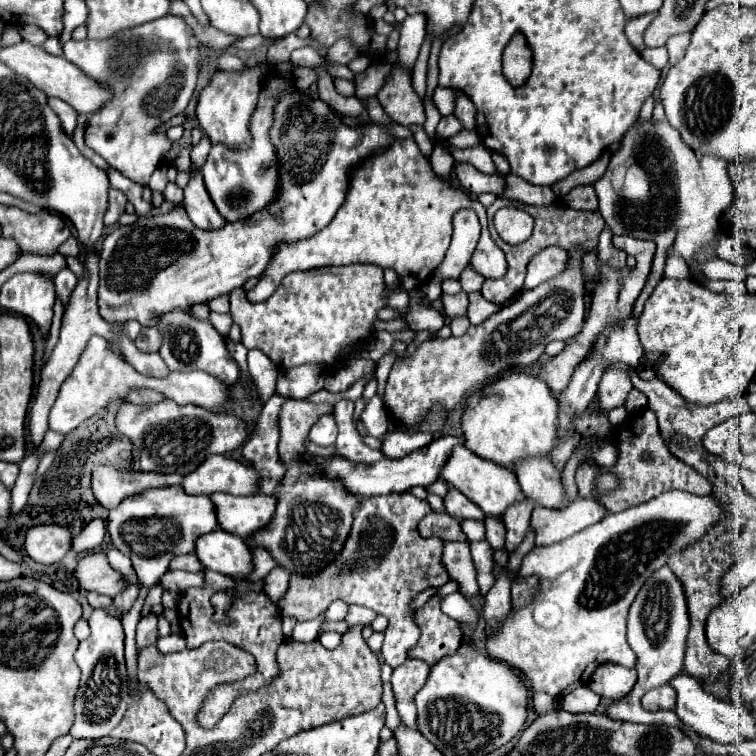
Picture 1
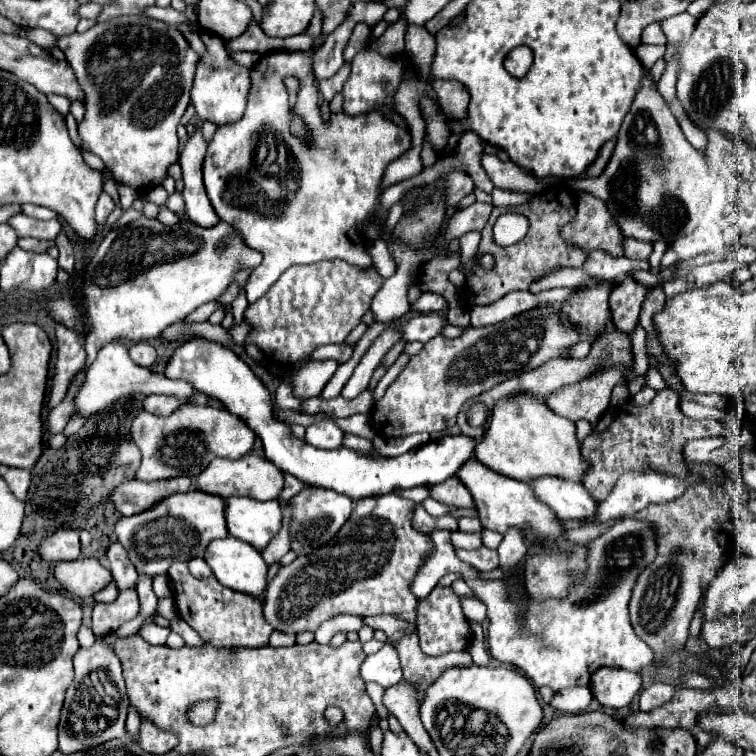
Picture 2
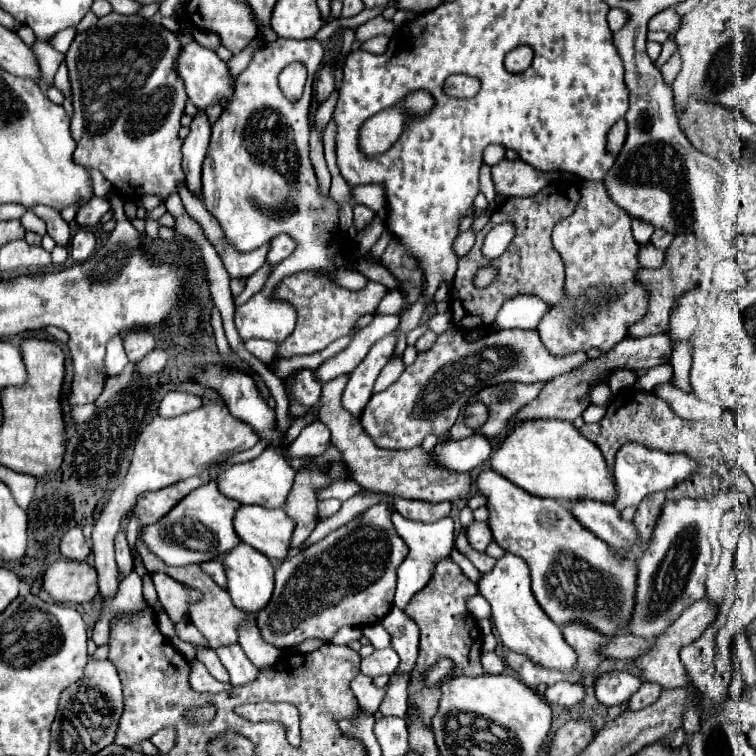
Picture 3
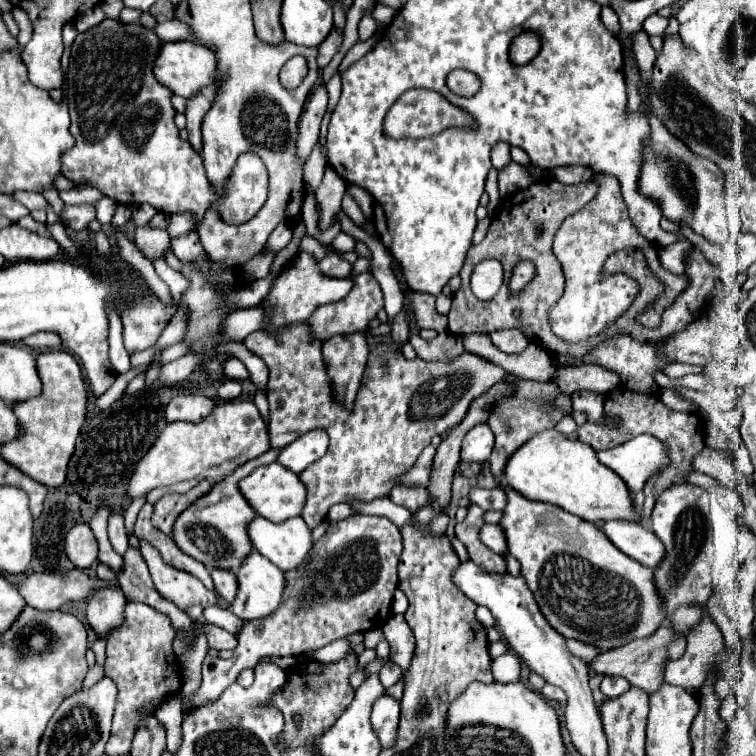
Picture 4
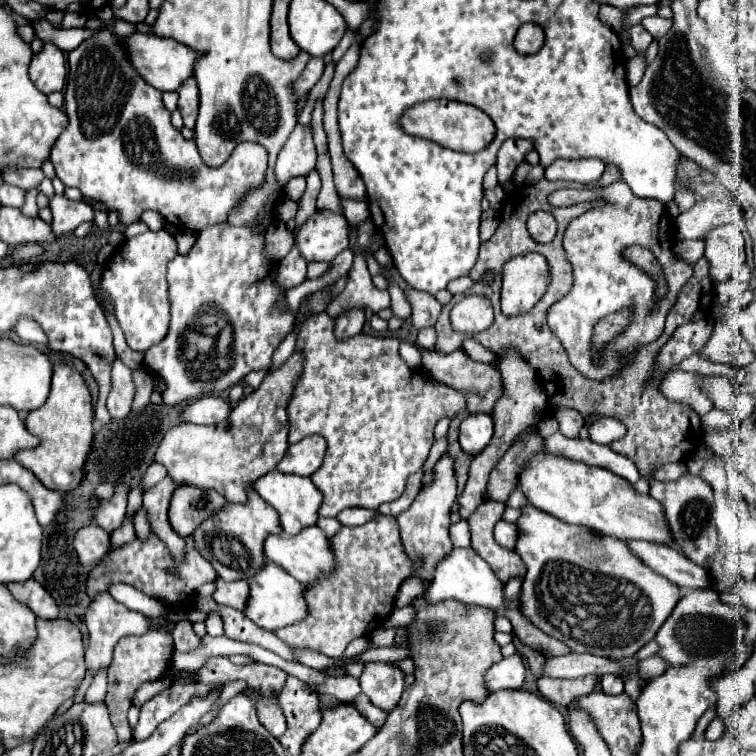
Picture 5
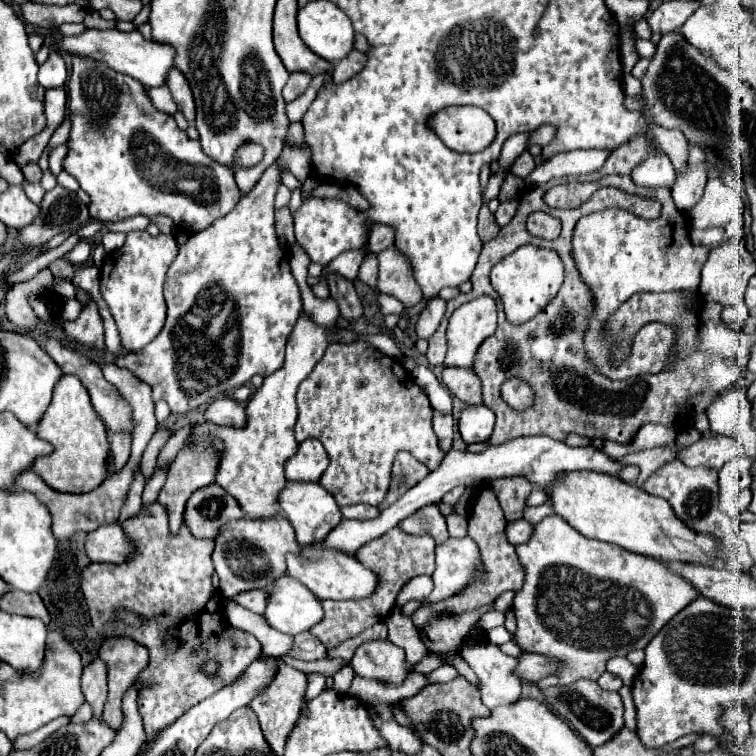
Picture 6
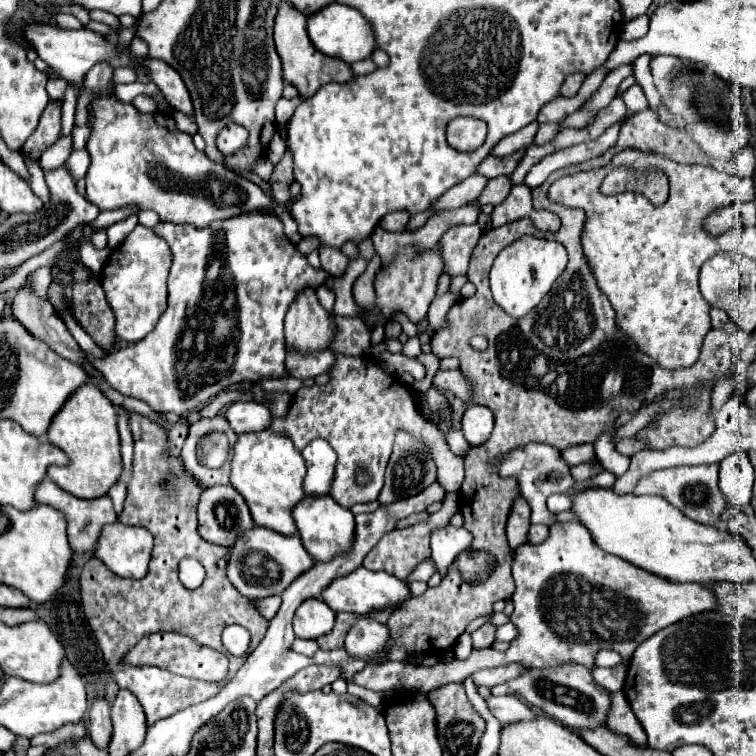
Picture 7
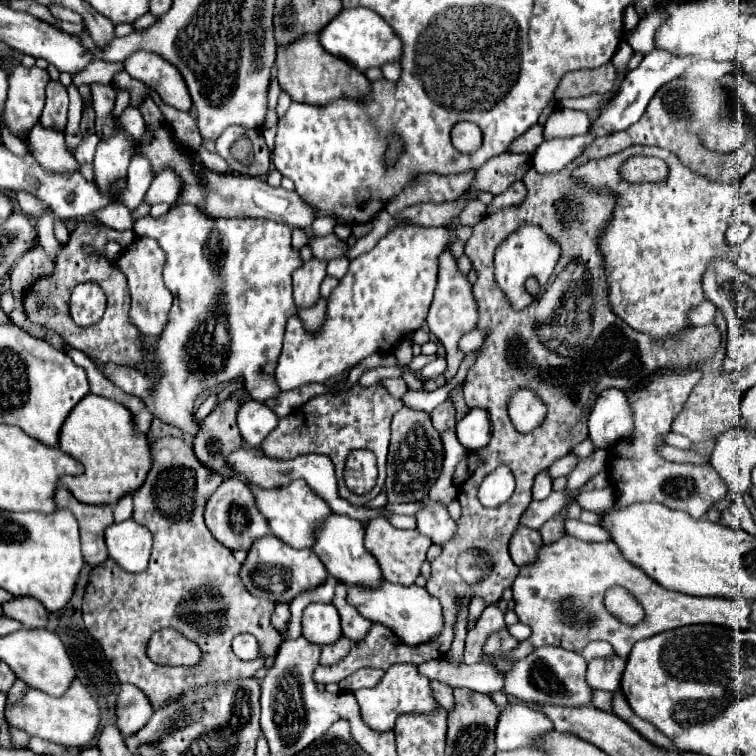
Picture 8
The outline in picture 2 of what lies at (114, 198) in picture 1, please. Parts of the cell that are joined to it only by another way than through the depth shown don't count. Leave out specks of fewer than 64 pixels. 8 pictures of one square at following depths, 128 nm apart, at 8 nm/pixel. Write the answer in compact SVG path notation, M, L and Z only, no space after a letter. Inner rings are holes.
M102 192L96 204L96 224L104 224L112 210L114 210L114 200L106 192Z

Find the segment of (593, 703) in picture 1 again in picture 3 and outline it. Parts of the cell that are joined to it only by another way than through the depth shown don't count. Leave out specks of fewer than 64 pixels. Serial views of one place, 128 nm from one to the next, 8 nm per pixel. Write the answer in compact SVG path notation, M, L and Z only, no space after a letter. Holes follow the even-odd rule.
M556 682L554 686L548 686L546 690L546 700L550 704L560 704L560 706L574 706L585 696L585 689L580 684L569 682Z

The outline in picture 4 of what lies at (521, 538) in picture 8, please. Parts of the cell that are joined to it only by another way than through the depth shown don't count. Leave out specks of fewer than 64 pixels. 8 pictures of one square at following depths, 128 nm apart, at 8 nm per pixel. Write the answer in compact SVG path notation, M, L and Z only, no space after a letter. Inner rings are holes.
M440 332L434 340L426 342L422 340L418 334L410 338L410 344L414 346L416 354L426 360L426 362L450 362L454 358L458 358L460 354L464 354L464 346L462 346L462 338L460 336L452 336L450 332ZM508 376L506 382L514 384L514 394L496 400L488 416L488 426L496 436L496 444L488 460L496 484L500 484L500 478L504 474L506 462L512 456L512 452L516 452L516 448L526 444L526 440L530 440L532 436L554 428L556 422L564 416L562 410L554 406L554 398L560 394L560 388L554 382L532 382L532 380L520 380L518 376Z

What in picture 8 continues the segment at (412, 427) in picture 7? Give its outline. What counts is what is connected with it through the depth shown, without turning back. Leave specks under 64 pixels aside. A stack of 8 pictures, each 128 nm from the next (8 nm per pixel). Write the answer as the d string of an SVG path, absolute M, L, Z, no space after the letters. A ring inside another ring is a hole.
M356 384L348 392L316 396L304 406L296 408L286 418L280 418L280 424L266 436L260 448L270 458L280 458L280 460L290 460L290 458L308 453L324 454L332 458L332 464L336 468L336 478L338 478L338 496L344 500L350 500L352 504L366 504L382 492L384 480L386 480L386 452L388 452L388 442L390 442L390 420L402 406L404 404L392 398L382 384L372 384L368 388ZM358 448L372 450L378 458L378 470L380 470L376 486L372 488L372 492L364 496L350 492L342 478L346 456Z

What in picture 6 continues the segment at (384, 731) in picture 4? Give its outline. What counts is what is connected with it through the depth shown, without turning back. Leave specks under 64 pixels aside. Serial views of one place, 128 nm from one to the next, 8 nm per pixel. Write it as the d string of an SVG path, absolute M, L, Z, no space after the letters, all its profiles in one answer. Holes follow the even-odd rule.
M370 640L356 648L352 668L360 676L372 676L378 680L404 680L408 664L404 650L390 640Z

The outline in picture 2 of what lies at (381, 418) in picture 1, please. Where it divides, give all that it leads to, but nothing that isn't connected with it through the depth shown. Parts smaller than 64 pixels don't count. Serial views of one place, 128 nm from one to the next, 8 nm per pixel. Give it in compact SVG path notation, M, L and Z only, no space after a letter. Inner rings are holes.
M402 354L402 356L398 356L398 360L388 368L388 372L384 374L384 378L382 378L382 380L378 382L378 386L374 388L374 402L376 402L376 400L380 400L380 396L384 396L386 388L388 388L388 386L392 384L392 380L394 380L394 378L398 378L398 374L406 368L408 360L410 360L410 356Z

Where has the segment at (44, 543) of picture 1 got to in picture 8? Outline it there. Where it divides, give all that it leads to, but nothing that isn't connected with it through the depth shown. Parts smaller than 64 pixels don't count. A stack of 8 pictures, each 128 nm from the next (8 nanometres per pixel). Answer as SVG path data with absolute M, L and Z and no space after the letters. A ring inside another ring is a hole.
M134 520L114 522L106 530L106 546L110 558L116 560L124 570L142 572L150 558L152 534L146 526Z

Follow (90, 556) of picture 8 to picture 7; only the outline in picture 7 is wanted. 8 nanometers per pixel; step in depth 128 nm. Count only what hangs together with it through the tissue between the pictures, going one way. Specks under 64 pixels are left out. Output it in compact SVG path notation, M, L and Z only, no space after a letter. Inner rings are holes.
M44 478L40 482L40 488L36 490L36 500L40 504L48 504L60 512L66 514L66 520L68 520L68 540L72 544L72 548L78 552L78 554L84 554L84 552L94 552L96 550L96 544L98 544L98 538L100 538L100 532L102 532L102 526L106 524L112 524L116 522L116 512L112 508L112 500L108 496L102 496L102 498L96 498L96 500L80 500L68 492L64 492L62 488L58 488L50 478Z

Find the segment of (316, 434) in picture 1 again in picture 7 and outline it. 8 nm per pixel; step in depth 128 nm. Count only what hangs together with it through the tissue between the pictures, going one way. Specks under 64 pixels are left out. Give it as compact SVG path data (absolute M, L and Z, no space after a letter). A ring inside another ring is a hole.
M312 440L304 450L302 458L306 462L306 494L310 496L328 496L330 484L334 480L336 452L326 440Z

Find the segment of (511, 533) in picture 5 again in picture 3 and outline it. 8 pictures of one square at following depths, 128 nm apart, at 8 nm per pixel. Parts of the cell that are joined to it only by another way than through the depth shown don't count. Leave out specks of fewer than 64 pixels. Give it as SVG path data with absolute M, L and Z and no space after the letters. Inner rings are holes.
M472 522L468 526L468 542L472 544L472 548L484 552L488 548L488 544L492 542L492 532L488 528L486 522Z

